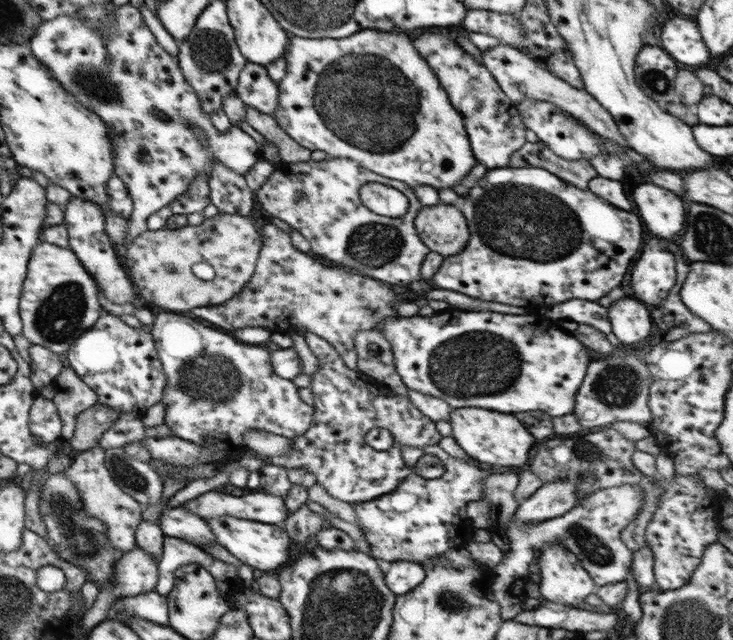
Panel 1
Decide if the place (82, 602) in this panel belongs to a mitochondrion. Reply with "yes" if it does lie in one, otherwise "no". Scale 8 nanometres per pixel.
no

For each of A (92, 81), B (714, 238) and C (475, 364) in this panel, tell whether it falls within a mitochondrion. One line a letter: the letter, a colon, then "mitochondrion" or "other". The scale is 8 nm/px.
A: mitochondrion
B: mitochondrion
C: mitochondrion

